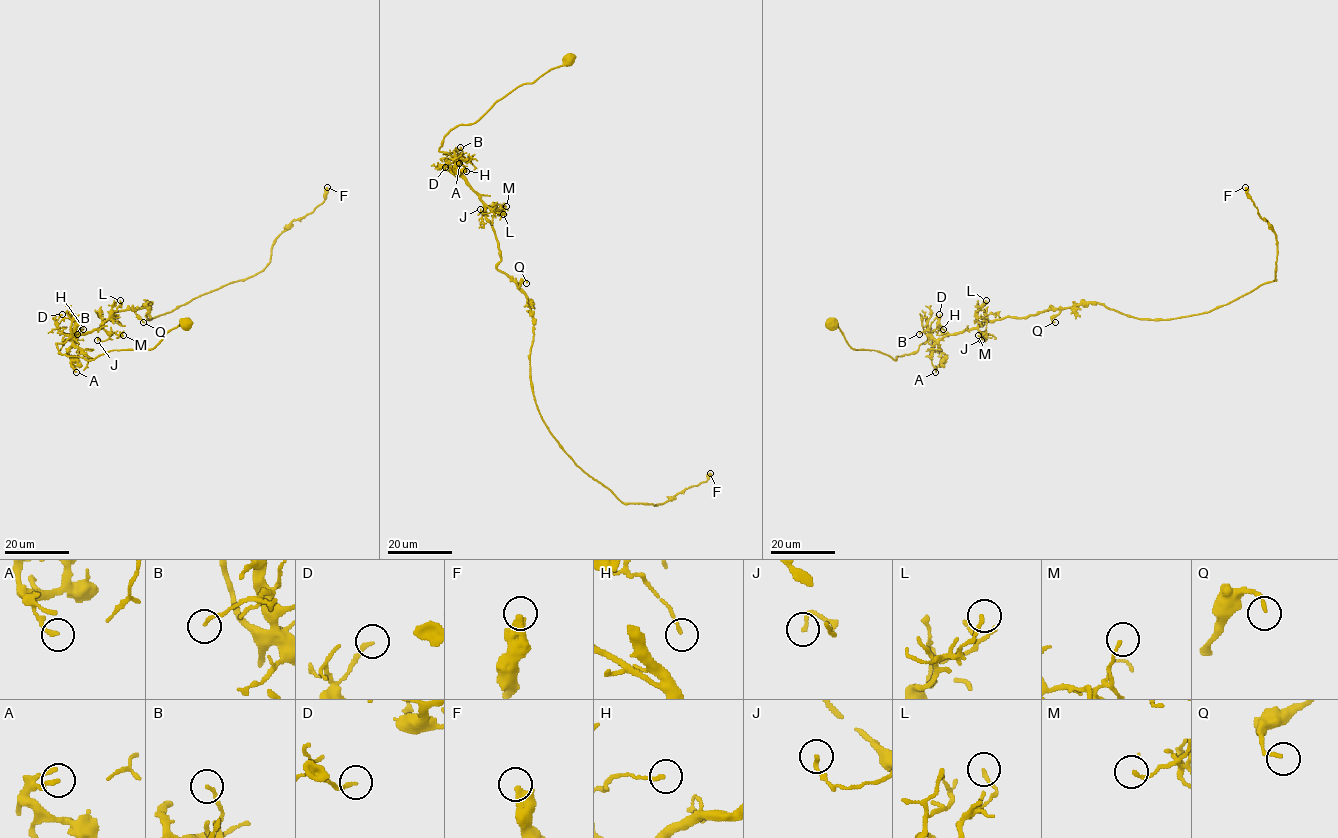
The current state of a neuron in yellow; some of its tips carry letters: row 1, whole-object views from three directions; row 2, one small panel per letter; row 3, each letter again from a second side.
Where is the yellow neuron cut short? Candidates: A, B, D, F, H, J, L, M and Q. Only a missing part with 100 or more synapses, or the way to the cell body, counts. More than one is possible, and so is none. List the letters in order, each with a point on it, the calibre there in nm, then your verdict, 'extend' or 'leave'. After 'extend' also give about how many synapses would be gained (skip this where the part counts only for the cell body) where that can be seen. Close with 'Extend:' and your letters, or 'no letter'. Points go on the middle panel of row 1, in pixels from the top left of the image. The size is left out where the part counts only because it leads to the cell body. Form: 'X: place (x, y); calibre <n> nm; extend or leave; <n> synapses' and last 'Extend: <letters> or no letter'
A: place (459, 163); calibre 170 nm; leave
B: place (460, 147); calibre 120 nm; leave
D: place (445, 167); calibre 180 nm; leave
F: place (710, 473); calibre 420 nm; leave
H: place (466, 171); calibre 130 nm; leave
J: place (480, 209); calibre 160 nm; leave
L: place (503, 214); calibre 140 nm; leave
M: place (506, 206); calibre 150 nm; leave
Q: place (526, 283); calibre 140 nm; leave
Extend: no letter

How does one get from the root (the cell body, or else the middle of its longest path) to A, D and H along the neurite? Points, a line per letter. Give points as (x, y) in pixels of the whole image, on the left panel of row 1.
A: (188, 323), (152, 348), (110, 350), (92, 360), (60, 352), (56, 343), (70, 336), (68, 356), (76, 372)
D: (188, 323), (152, 348), (85, 360), (58, 350), (56, 343), (76, 337), (58, 328), (62, 314)
H: (188, 323), (171, 329), (147, 350), (110, 350), (92, 360), (62, 355), (56, 343), (83, 329)

